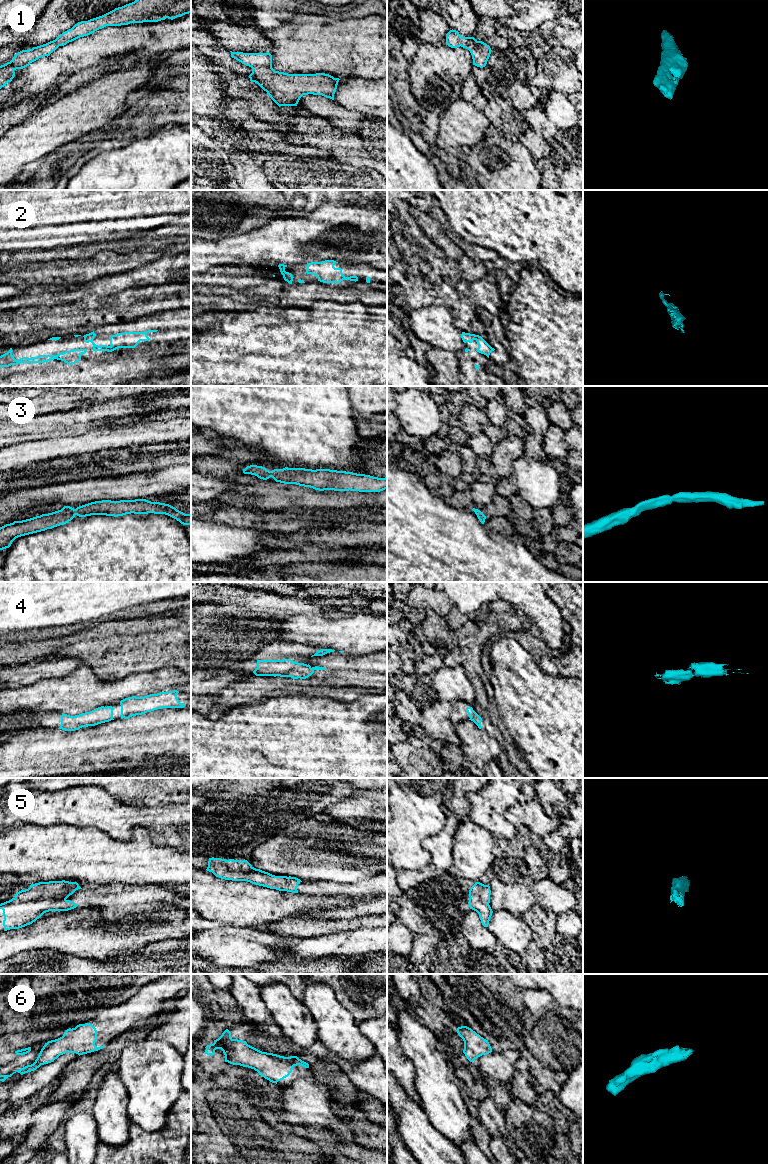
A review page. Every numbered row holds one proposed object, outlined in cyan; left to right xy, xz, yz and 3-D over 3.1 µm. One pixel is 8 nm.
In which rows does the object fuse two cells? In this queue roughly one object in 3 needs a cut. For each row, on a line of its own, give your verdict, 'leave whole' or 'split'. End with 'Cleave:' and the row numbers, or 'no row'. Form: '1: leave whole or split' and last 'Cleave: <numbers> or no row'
1: leave whole
2: leave whole
3: leave whole
4: leave whole
5: leave whole
6: leave whole
Cleave: no row

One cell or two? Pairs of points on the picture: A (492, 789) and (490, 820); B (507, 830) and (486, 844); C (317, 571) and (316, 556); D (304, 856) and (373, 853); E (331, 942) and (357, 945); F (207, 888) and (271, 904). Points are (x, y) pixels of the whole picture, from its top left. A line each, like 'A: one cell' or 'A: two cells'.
A: one cell
B: two cells
C: two cells
D: one cell
E: one cell
F: one cell

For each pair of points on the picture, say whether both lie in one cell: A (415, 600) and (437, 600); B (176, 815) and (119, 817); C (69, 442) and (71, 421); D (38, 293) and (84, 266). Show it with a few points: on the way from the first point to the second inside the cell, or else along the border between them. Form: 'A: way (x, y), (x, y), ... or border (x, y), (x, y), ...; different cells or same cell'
A: way (420, 600), (432, 600); same cell
B: way (162, 817), (133, 817); same cell
C: border (62, 434), (39, 440); different cells
D: border (73, 283), (33, 285), (29, 287); different cells

